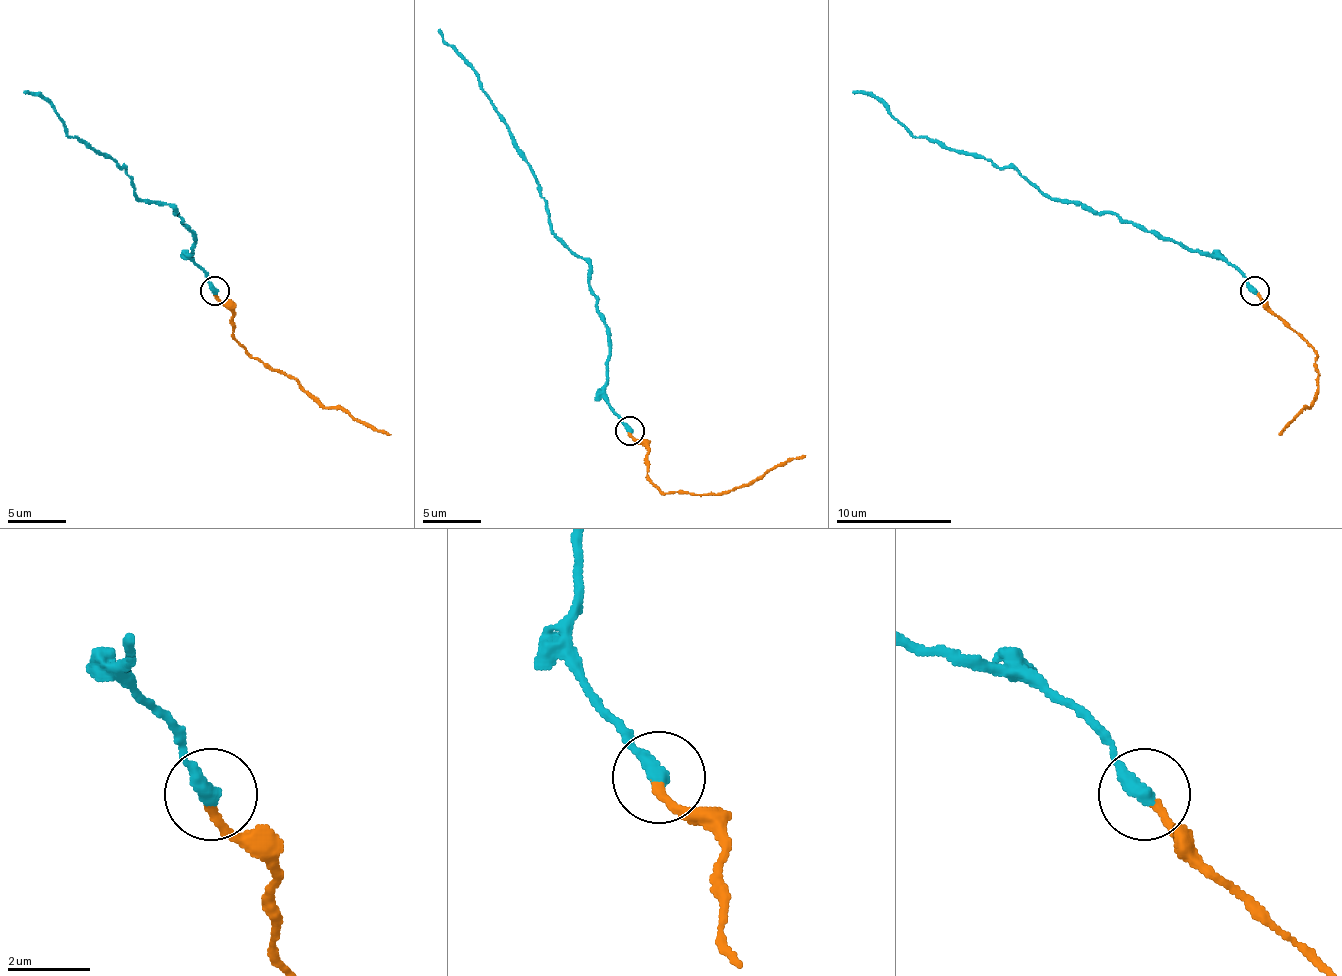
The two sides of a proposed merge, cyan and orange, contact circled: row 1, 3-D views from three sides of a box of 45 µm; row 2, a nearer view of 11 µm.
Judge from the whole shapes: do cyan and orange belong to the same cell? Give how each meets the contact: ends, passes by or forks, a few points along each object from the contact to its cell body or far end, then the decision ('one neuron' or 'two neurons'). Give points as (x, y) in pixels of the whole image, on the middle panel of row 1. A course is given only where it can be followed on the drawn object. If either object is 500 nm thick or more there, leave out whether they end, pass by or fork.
cyan ends there; orange ends there; cyan runs (630, 430), (604, 395), (610, 331), (590, 285), (590, 265), (552, 230), (540, 189), (506, 120), (439, 30); orange runs (627, 430), (648, 450), (648, 476), (665, 494), (735, 491), (804, 456); one neuron

